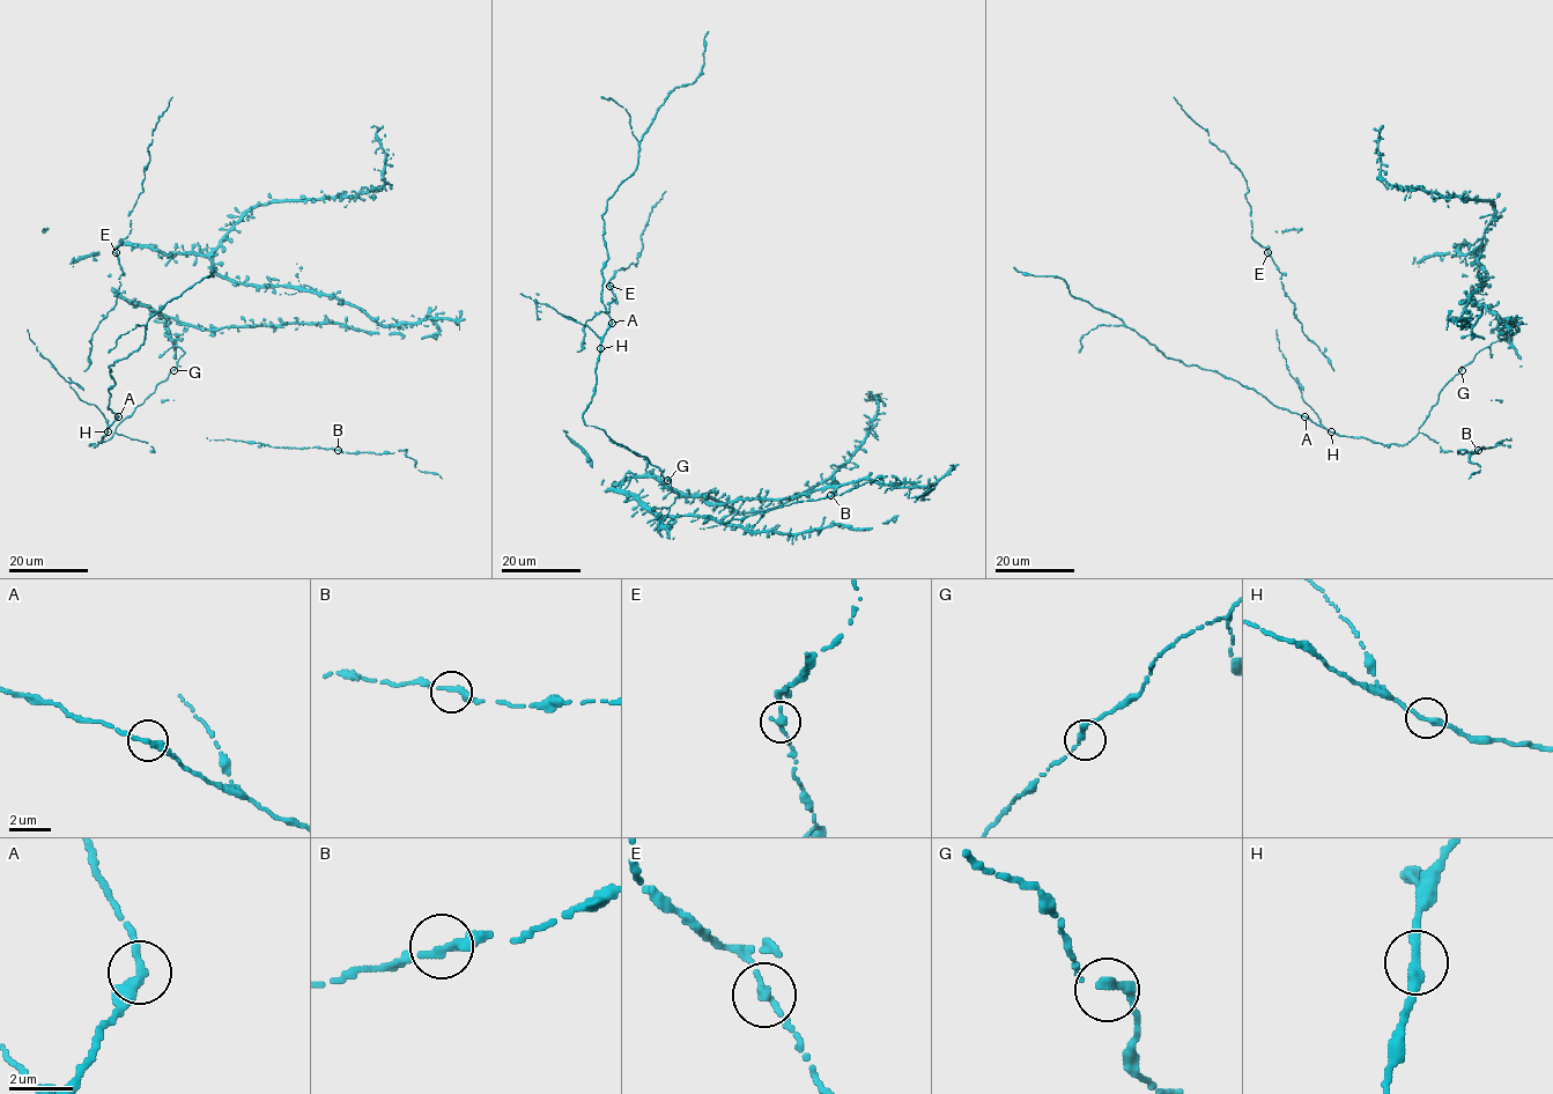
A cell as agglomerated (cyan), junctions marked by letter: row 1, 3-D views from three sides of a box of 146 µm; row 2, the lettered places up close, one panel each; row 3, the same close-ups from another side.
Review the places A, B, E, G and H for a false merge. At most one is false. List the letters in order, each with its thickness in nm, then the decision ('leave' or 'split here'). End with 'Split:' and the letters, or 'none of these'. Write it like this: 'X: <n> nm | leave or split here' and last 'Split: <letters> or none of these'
A: 300 nm | leave
B: 280 nm | leave
E: 260 nm | leave
G: 240 nm | leave
H: 280 nm | leave
Split: none of these

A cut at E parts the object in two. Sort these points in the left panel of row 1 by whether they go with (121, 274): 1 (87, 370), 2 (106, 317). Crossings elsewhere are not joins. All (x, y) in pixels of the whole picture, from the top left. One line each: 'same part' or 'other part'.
1: same part
2: same part

